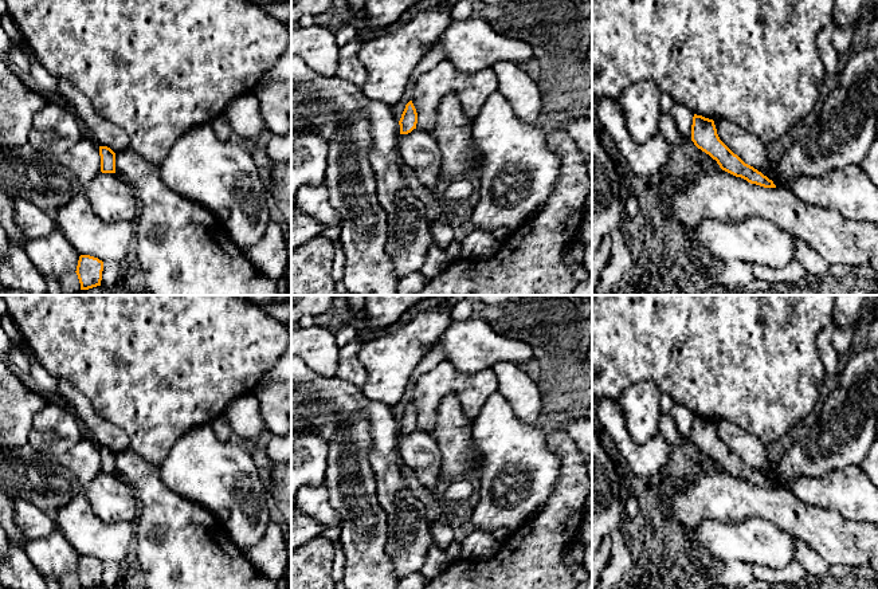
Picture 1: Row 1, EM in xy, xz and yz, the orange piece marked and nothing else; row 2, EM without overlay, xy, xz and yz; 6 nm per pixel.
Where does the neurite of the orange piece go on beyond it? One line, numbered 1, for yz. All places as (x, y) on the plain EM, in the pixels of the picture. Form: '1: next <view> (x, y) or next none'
1: next none

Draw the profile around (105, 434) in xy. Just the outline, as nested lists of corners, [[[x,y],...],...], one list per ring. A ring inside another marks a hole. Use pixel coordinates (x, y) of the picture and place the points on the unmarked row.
[[[58,380],[58,394],[63,404],[89,428],[98,447],[107,447],[115,455],[130,447],[130,439],[126,432],[99,416],[90,400],[74,385]]]

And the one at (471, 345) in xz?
[[[475,318],[454,319],[431,349],[442,350],[446,361],[469,374],[491,369],[502,361],[520,366],[537,356],[542,358],[529,343],[505,338],[487,322]]]

